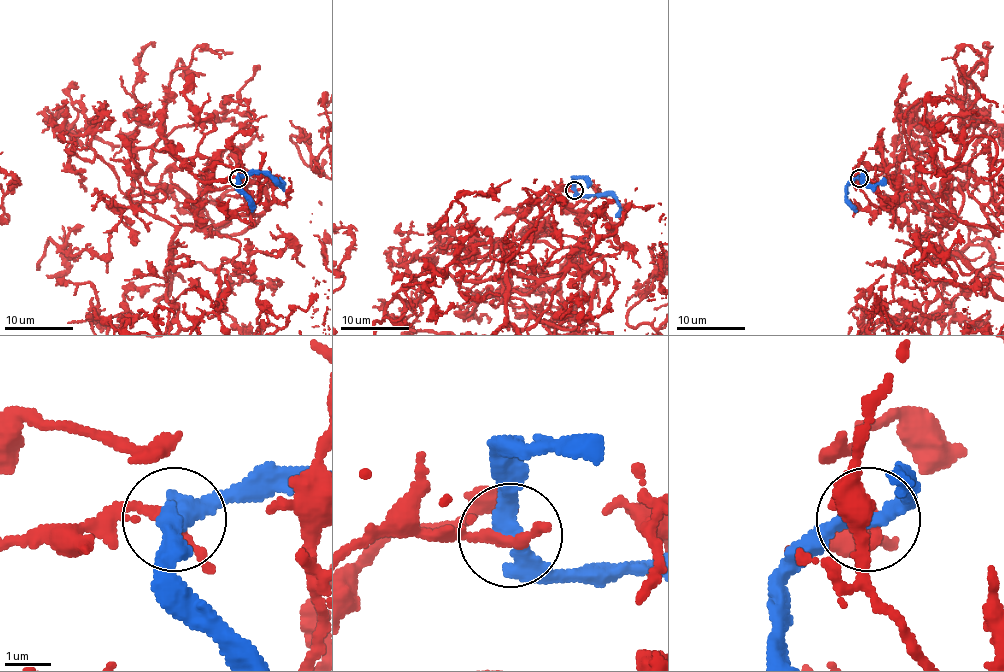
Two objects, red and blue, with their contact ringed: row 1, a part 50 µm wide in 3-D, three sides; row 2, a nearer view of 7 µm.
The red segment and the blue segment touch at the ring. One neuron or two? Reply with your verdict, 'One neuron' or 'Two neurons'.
Two neurons

